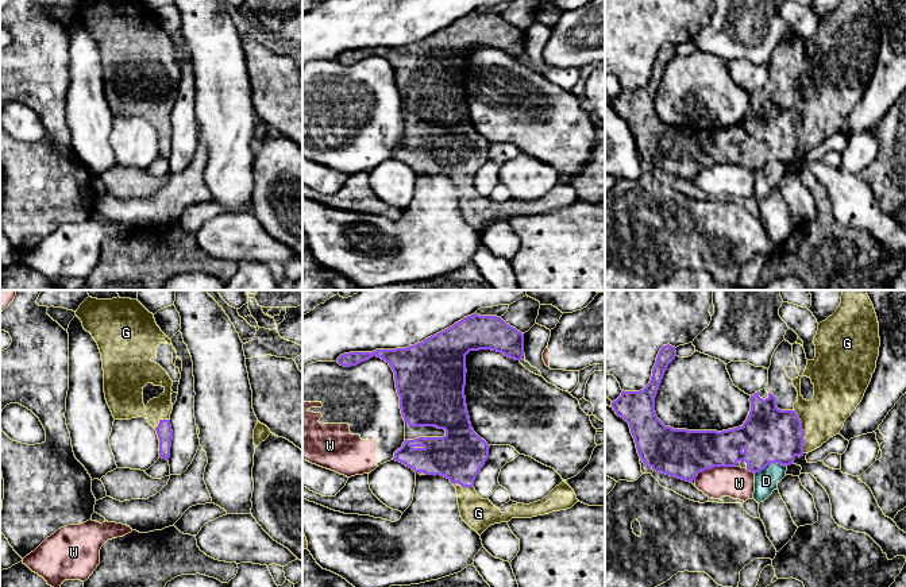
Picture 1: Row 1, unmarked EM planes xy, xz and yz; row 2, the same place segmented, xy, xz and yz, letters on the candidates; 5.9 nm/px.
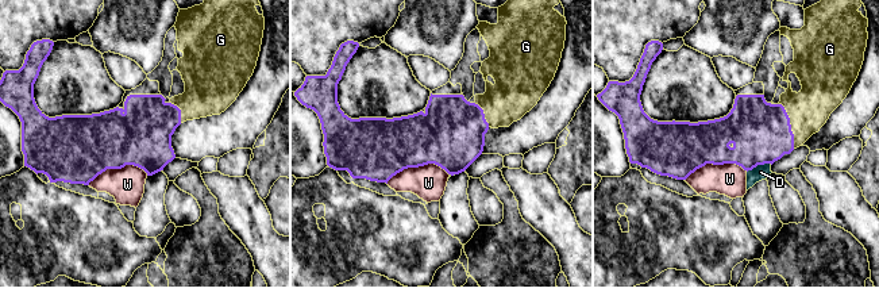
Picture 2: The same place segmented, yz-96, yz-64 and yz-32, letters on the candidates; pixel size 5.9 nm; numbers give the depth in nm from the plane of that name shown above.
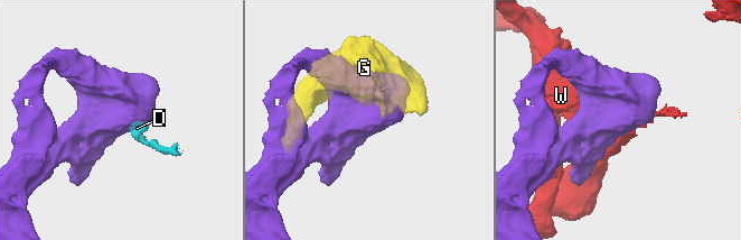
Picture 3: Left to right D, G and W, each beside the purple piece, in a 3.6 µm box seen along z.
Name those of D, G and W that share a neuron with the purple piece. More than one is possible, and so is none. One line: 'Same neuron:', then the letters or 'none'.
Same neuron: G

